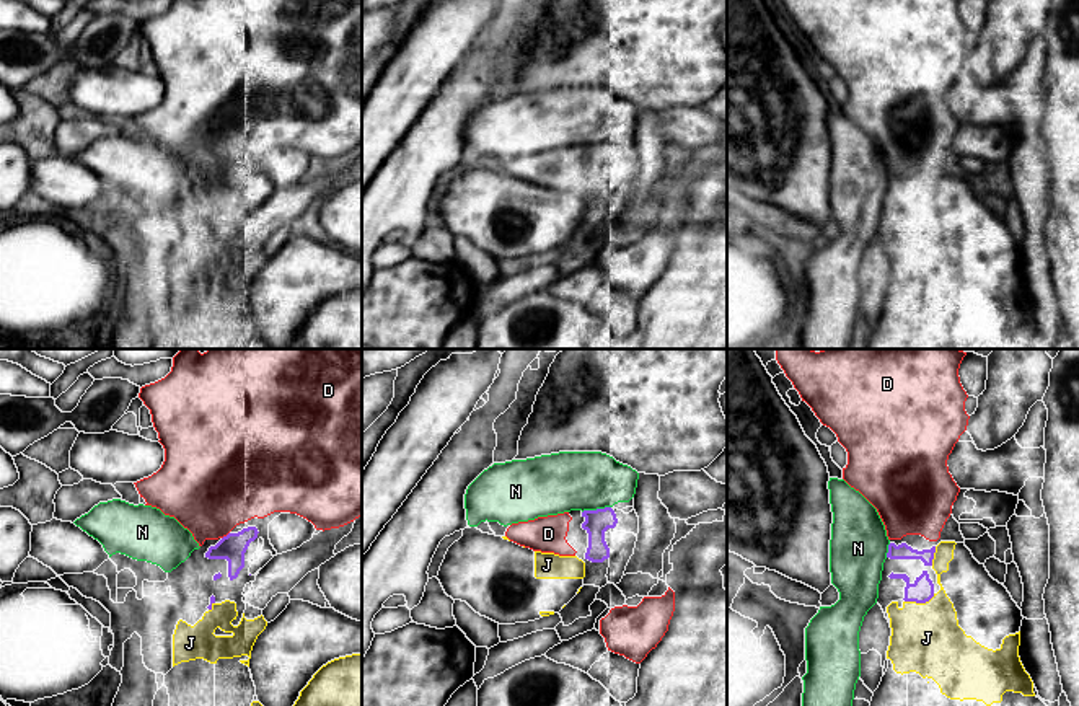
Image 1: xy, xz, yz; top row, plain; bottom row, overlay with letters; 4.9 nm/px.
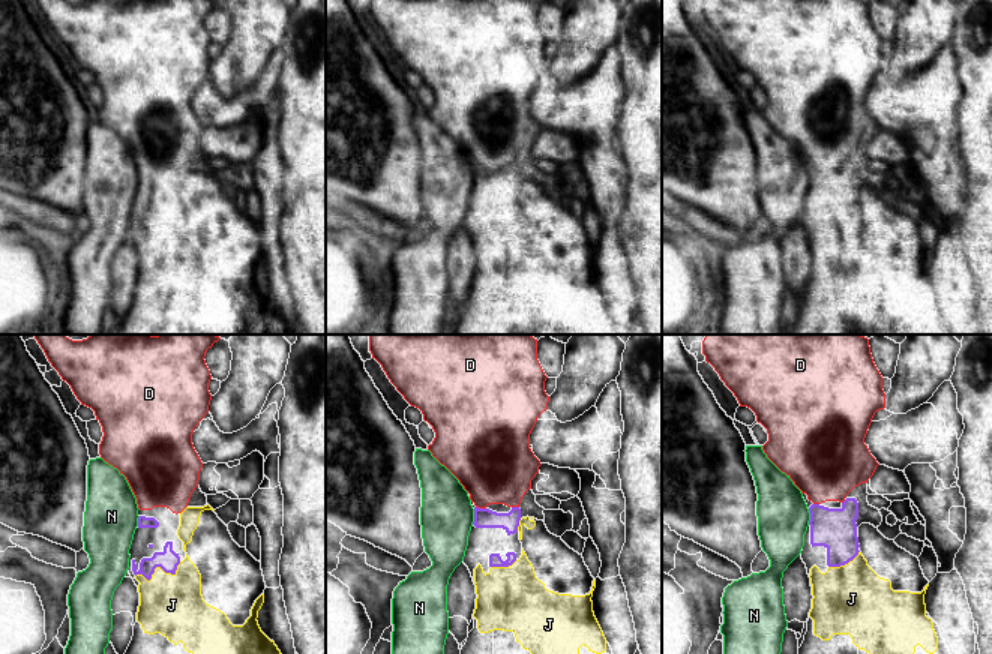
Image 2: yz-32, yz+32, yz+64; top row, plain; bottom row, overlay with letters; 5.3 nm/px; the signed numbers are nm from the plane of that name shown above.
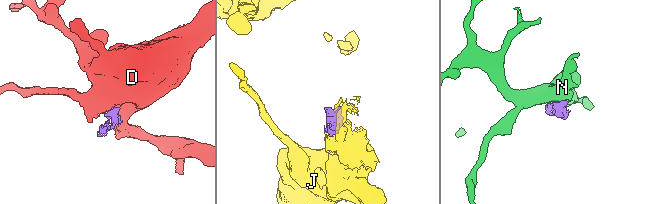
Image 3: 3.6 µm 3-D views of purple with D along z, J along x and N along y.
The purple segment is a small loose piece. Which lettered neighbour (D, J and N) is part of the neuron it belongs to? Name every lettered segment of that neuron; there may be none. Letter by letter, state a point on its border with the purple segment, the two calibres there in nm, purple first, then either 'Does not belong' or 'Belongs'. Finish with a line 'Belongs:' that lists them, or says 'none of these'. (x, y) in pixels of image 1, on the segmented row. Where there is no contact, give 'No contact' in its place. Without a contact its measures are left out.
D: Touches purple at xy (227, 535). Thickness 130 nm (purple) against 460 nm. Belongs
J: Touches purple at yz (920, 602). Thickness 110 nm (purple) against 340 nm. Does not belong
N: Touches purple at xz (597, 509). Thickness 120 nm (purple) against 300 nm. Does not belong
Belongs: D

